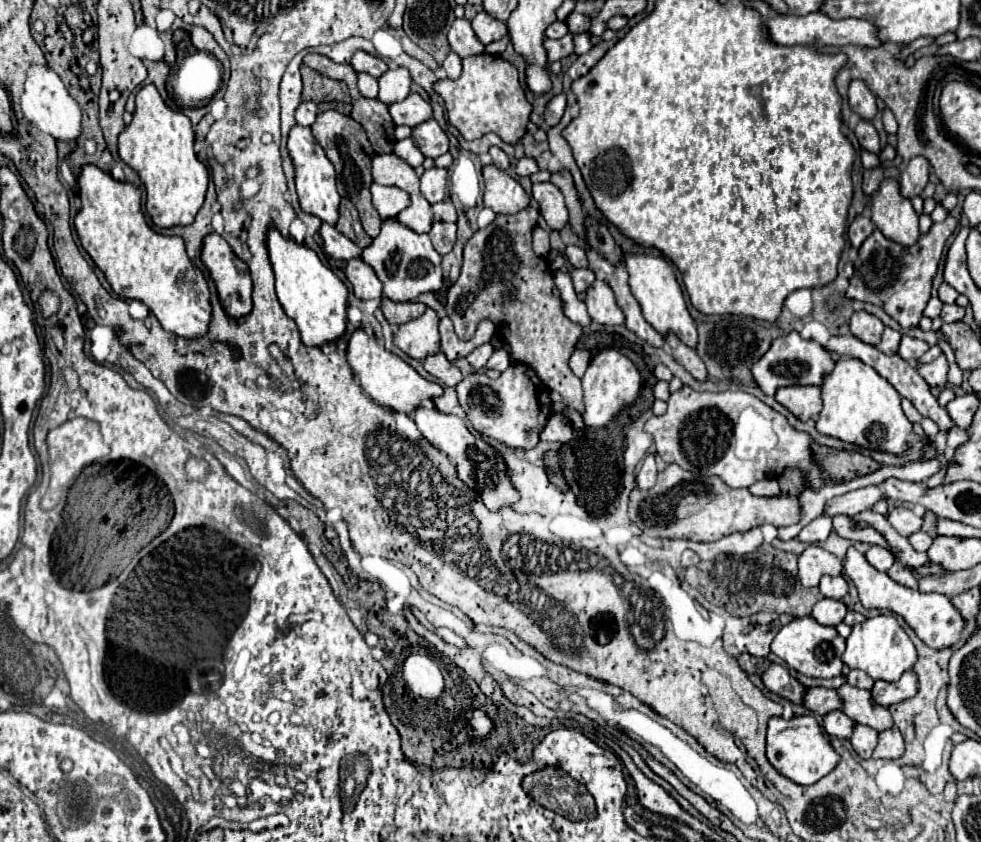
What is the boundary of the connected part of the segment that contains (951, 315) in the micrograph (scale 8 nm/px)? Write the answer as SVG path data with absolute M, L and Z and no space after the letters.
M943 305L943 311L941 311L941 319L945 323L957 323L961 321L965 315L965 309L963 307L957 307L957 305Z

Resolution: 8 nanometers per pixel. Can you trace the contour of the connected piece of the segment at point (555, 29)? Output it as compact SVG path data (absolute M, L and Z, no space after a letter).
M553 21L547 29L545 29L545 37L551 37L551 39L559 39L567 33L567 25L563 21Z

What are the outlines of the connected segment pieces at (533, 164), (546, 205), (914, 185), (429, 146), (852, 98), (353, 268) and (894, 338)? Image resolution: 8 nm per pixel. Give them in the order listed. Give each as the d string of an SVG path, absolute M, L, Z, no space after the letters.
M521 157L519 161L517 161L517 173L519 175L531 175L531 173L535 173L539 167L537 167L537 161L533 159L533 157Z
M535 183L533 197L539 203L539 211L545 217L547 225L555 231L561 231L567 223L567 207L563 203L561 191L553 183Z
M913 157L905 169L901 171L899 185L901 185L901 195L903 197L913 197L923 191L923 187L929 181L929 161L925 157Z
M427 119L425 123L419 123L417 127L413 127L411 139L425 157L435 159L435 157L447 153L447 149L449 149L449 139L435 119Z
M853 79L849 85L849 105L861 119L873 119L877 113L875 97L861 79Z
M359 257L347 261L345 277L349 279L357 299L375 299L375 297L383 295L381 293L381 281L373 273L373 269L367 263L363 263Z
M885 327L883 335L881 335L881 343L877 345L877 349L883 351L885 355L893 355L893 353L897 353L899 341L901 341L901 333L891 329L891 327Z

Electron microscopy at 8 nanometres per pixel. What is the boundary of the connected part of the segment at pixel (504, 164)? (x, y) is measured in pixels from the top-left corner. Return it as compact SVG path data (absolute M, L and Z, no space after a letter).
M491 147L489 149L489 155L493 157L493 165L497 165L499 169L507 169L509 167L509 157L499 147Z

